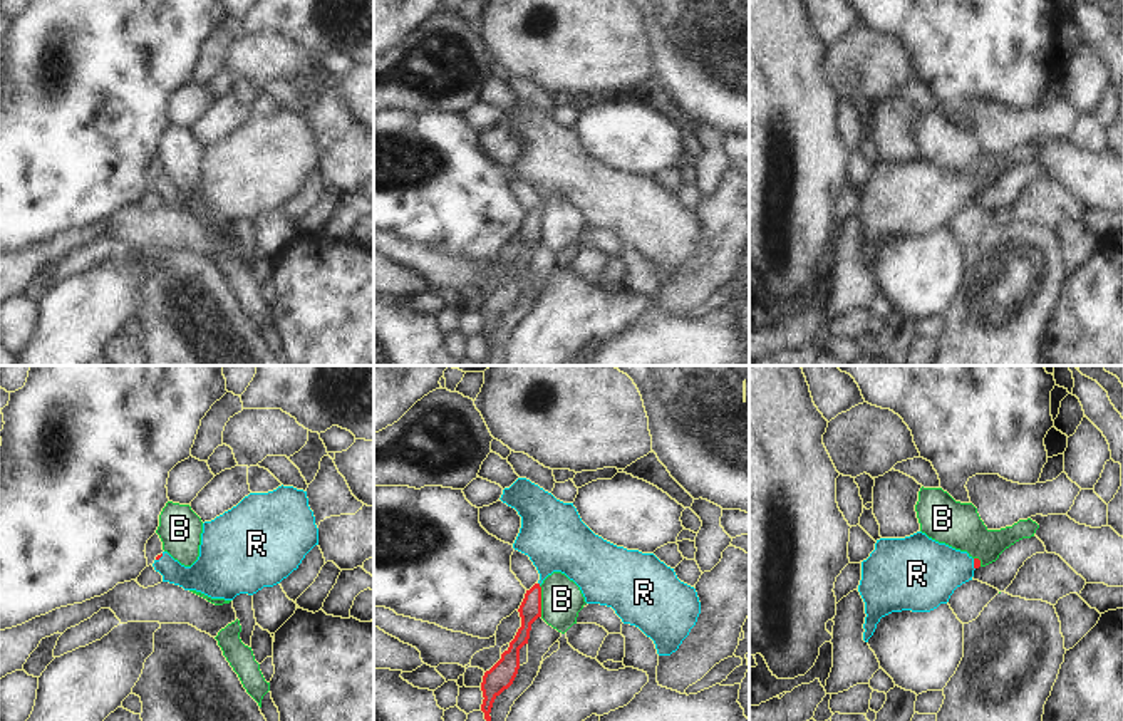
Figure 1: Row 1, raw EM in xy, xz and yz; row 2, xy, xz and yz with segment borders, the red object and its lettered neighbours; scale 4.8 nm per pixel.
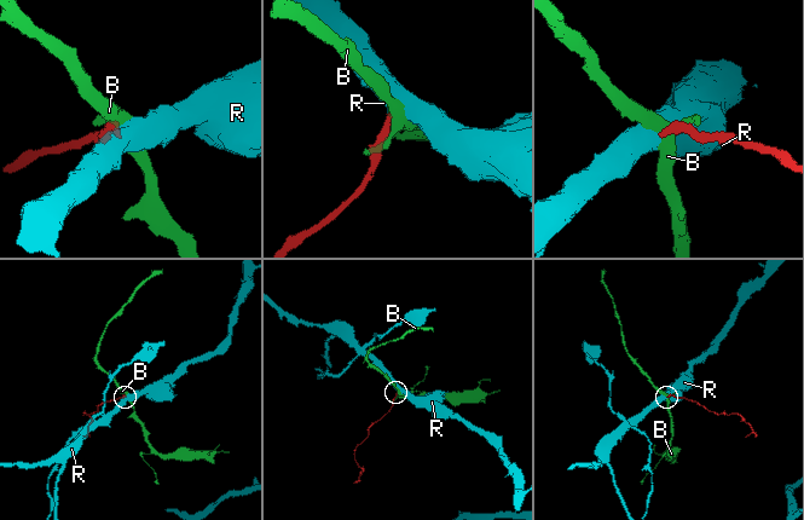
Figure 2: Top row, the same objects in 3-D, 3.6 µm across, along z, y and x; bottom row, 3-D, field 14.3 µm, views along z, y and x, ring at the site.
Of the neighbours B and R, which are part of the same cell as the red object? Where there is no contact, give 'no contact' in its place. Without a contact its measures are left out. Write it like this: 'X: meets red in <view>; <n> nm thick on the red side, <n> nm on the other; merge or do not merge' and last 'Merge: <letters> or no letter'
B: meets red in xz; 110 nm thick on the red side, 200 nm on the other; do not merge
R: meets red in yz; 30 nm thick on the red side, 320 nm on the other; merge
Merge: R

